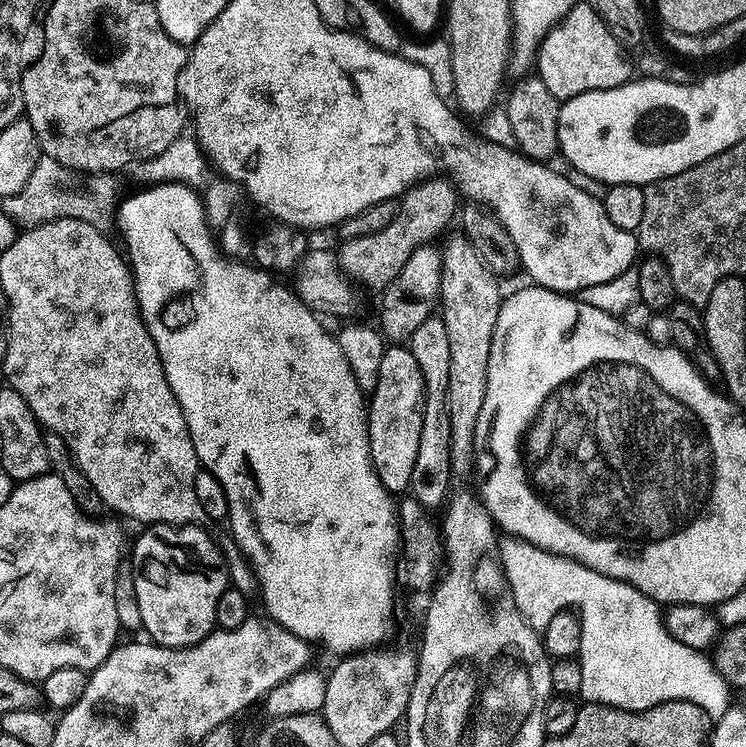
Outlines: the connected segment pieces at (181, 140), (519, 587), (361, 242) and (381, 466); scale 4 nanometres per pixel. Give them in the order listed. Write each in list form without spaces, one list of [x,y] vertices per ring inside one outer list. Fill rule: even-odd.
[[[182,134],[162,154],[152,160],[143,161],[139,165],[140,176],[144,182],[152,184],[185,184],[193,192],[202,197],[204,203],[204,217],[212,230],[219,230],[233,223],[236,207],[240,204],[242,189],[239,184],[229,180],[227,176],[217,174],[208,157],[204,155],[199,143],[191,135]],[[189,136],[189,137],[188,137]]]
[[[504,538],[500,540],[500,563],[504,565],[504,573],[508,579],[508,584],[512,587],[514,594],[514,602],[518,606],[520,613],[526,618],[526,622],[531,628],[543,630],[550,622],[550,618],[554,618],[554,614],[571,609],[572,604],[578,604],[581,609],[578,610],[578,615],[584,625],[584,637],[580,643],[578,659],[582,666],[582,686],[580,687],[579,695],[583,697],[589,704],[605,704],[611,708],[621,708],[622,710],[630,710],[631,712],[641,712],[647,708],[658,706],[662,702],[670,702],[671,700],[685,700],[686,702],[694,702],[698,706],[702,706],[702,710],[706,710],[706,714],[711,716],[713,721],[718,721],[722,718],[722,714],[726,714],[726,710],[730,707],[728,700],[728,692],[730,686],[722,678],[722,674],[718,674],[718,670],[712,665],[711,659],[703,651],[696,651],[690,646],[684,645],[682,642],[676,641],[667,632],[667,626],[664,622],[661,609],[656,601],[652,600],[646,594],[642,594],[633,584],[627,584],[621,580],[610,578],[606,574],[598,574],[594,570],[590,570],[584,564],[578,563],[576,560],[571,560],[565,556],[559,556],[553,552],[542,550],[538,546],[534,546],[525,540],[515,538]]]
[[[429,178],[413,184],[399,201],[400,210],[394,222],[386,226],[386,230],[346,240],[339,245],[340,271],[364,288],[387,288],[390,282],[394,282],[394,278],[398,278],[398,270],[406,266],[406,261],[410,254],[414,254],[414,250],[431,245],[435,236],[443,237],[444,227],[455,216],[457,219],[456,196],[458,197],[457,189],[444,178]]]
[[[388,346],[382,354],[382,366],[378,370],[378,386],[370,394],[366,407],[368,410],[368,437],[372,451],[372,465],[378,478],[388,492],[399,494],[407,489],[412,482],[414,474],[414,461],[418,459],[418,438],[422,435],[422,414],[426,411],[424,404],[426,383],[424,374],[414,358],[411,347]]]

